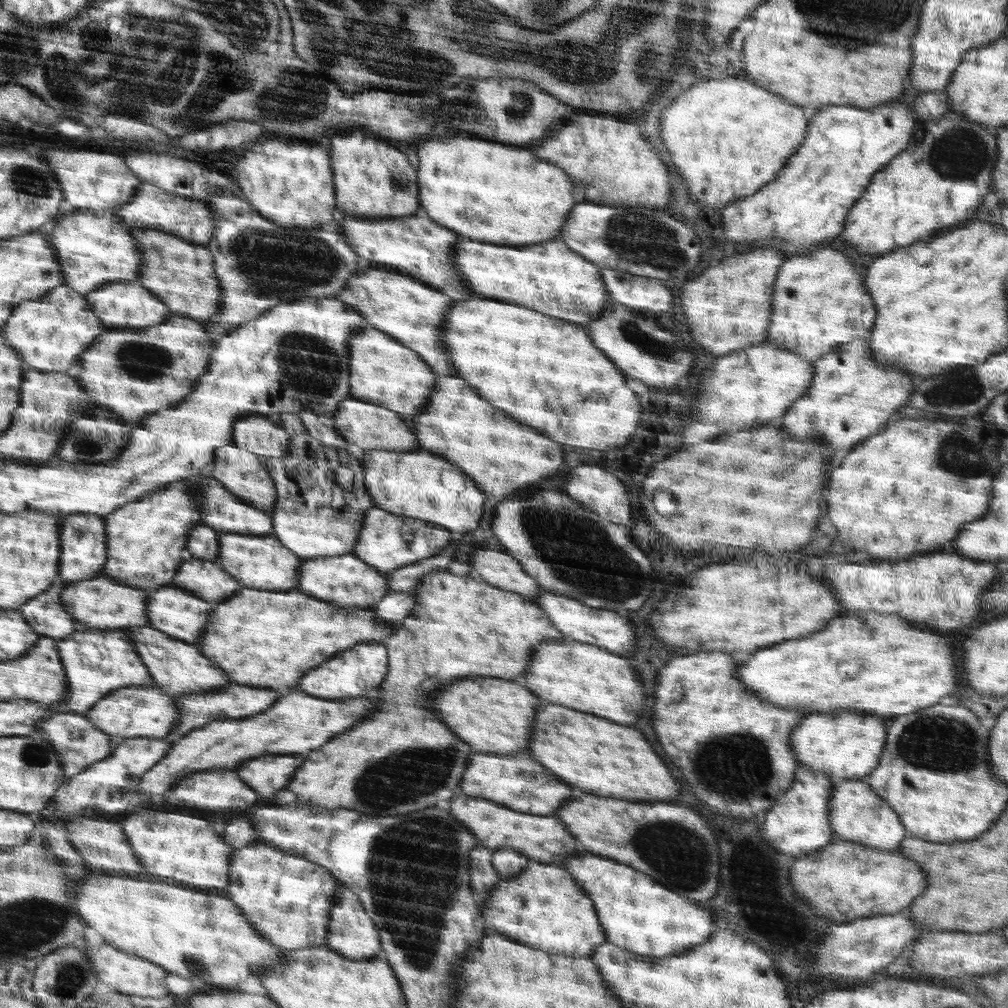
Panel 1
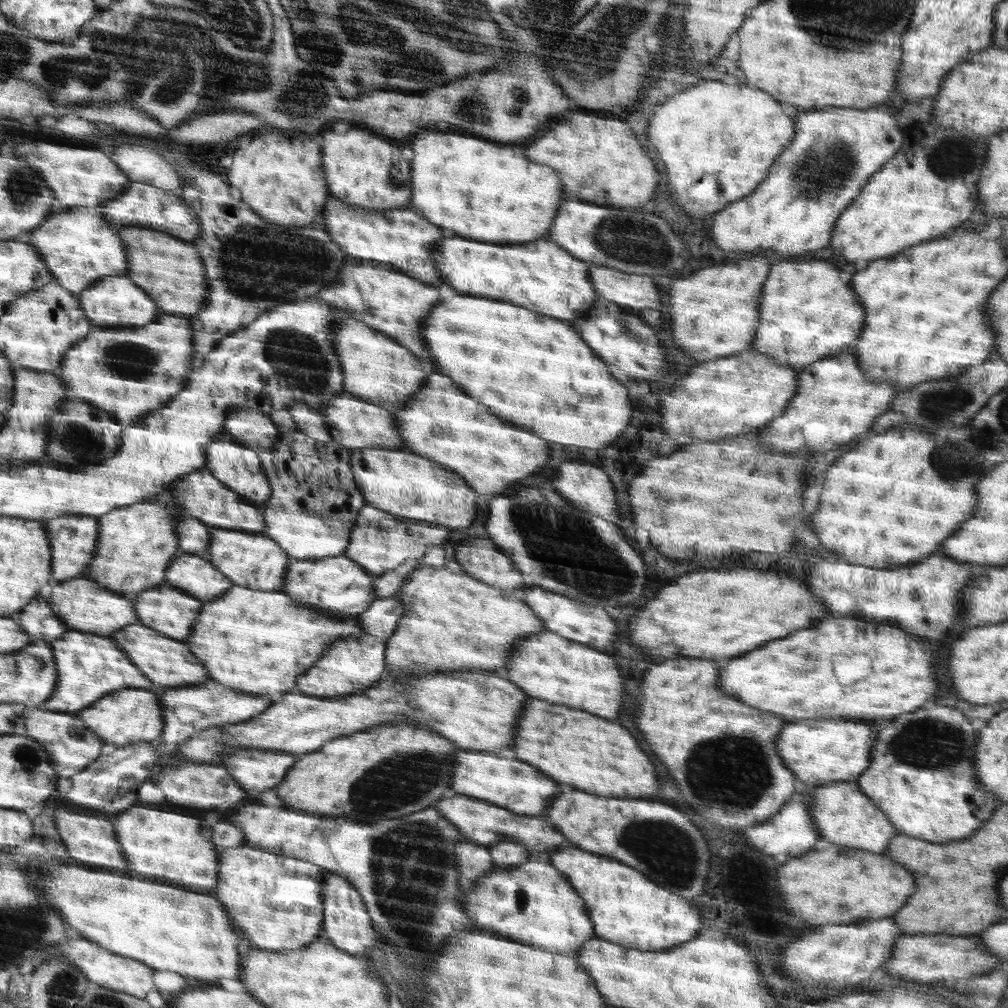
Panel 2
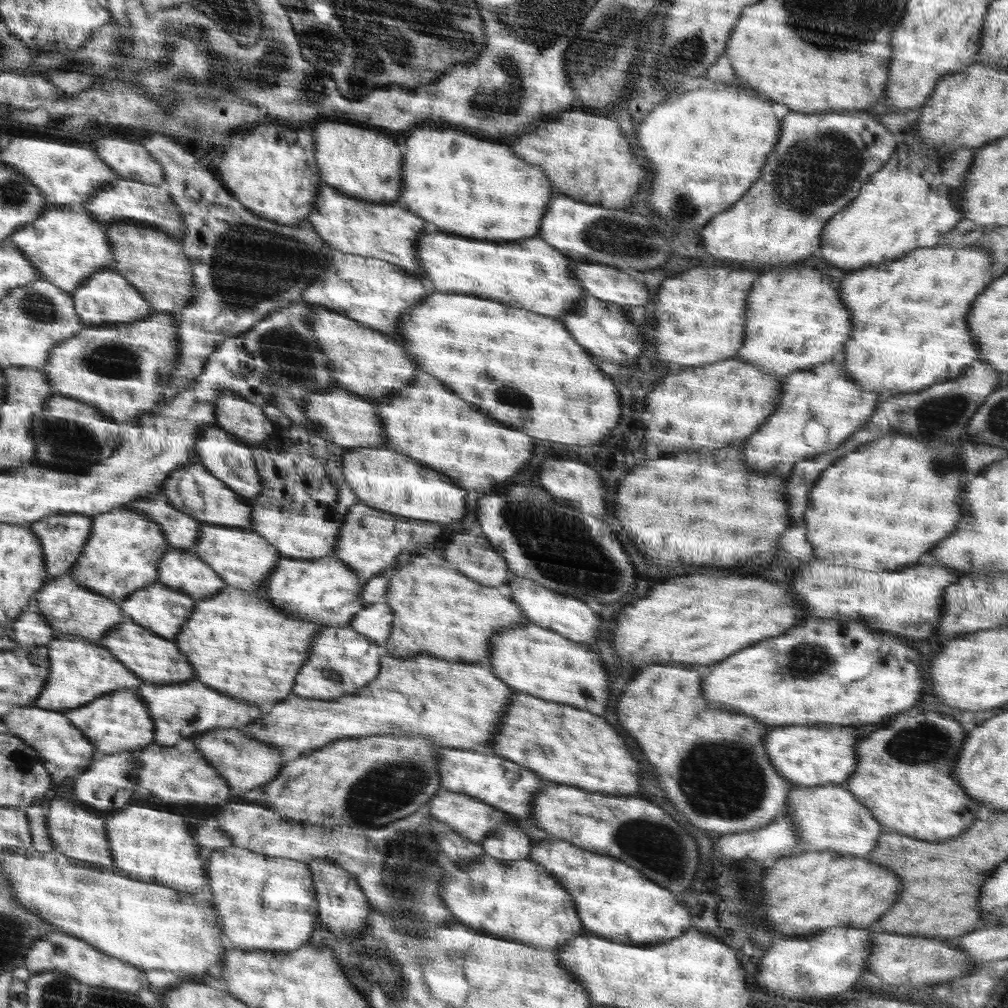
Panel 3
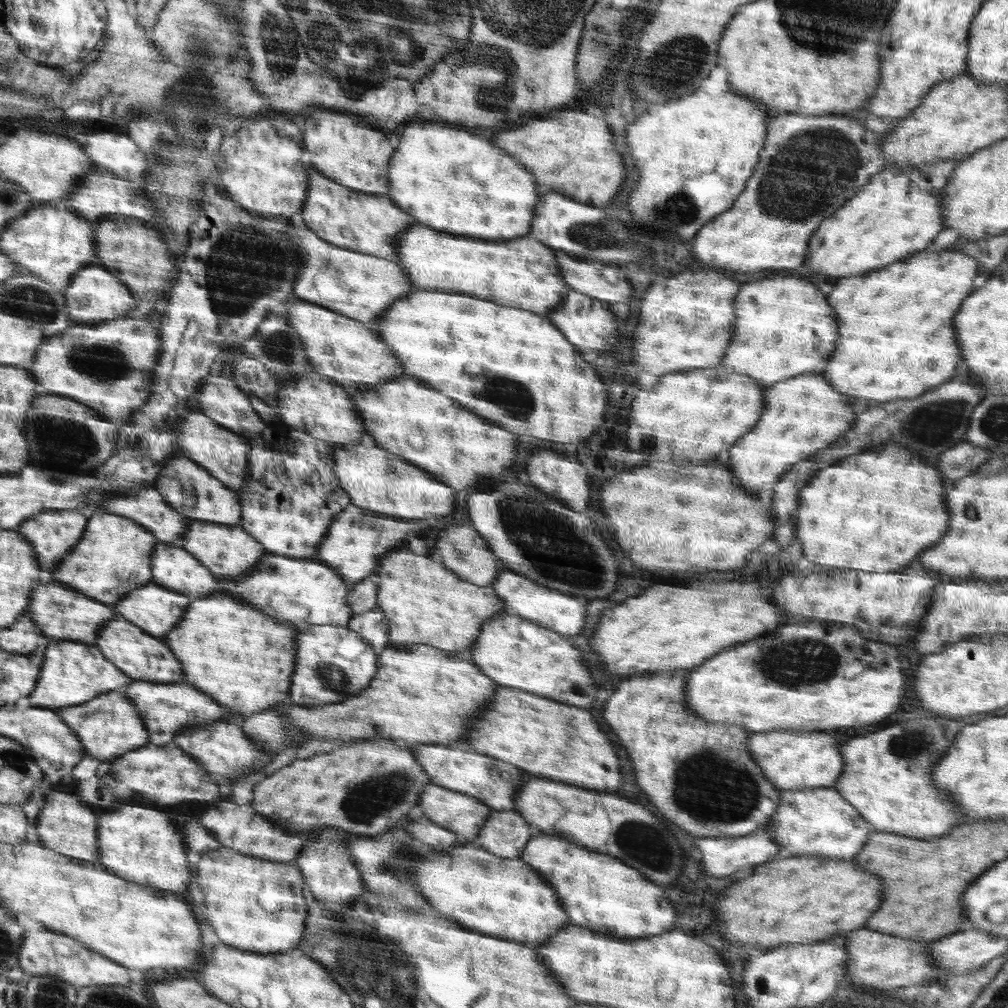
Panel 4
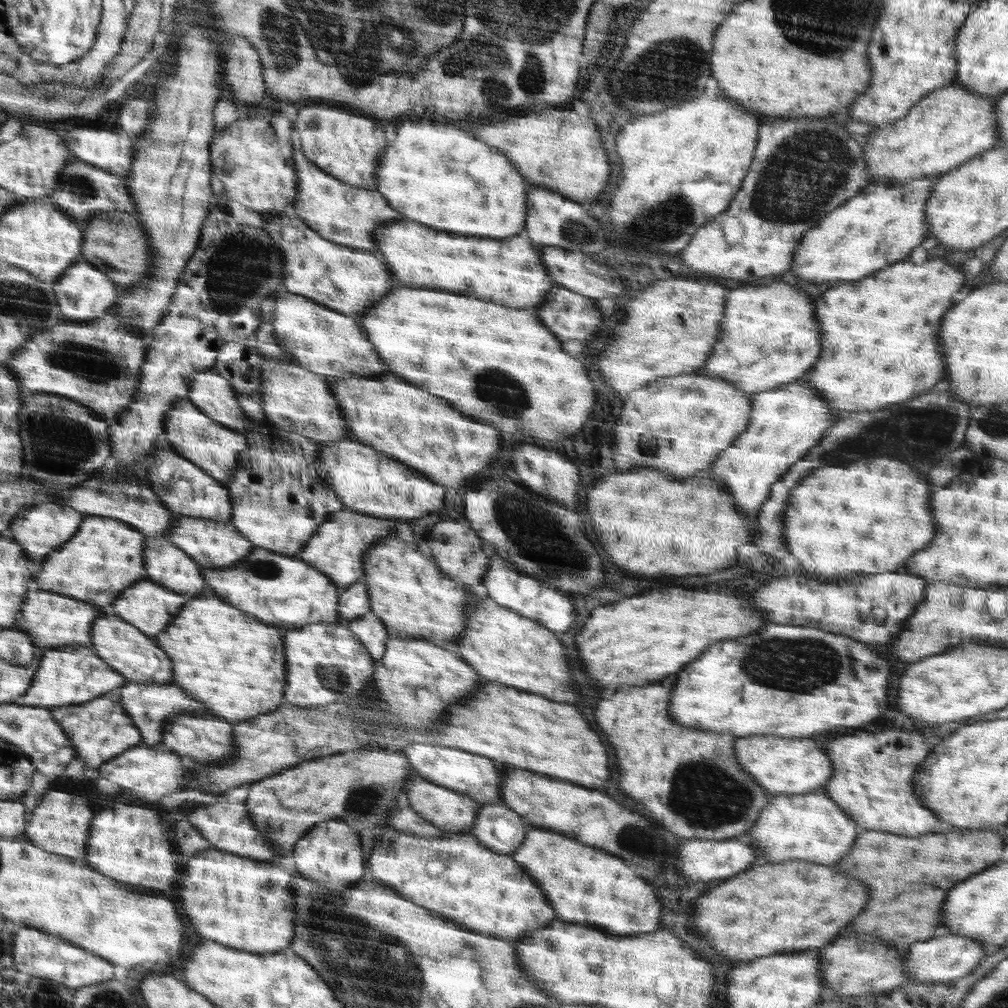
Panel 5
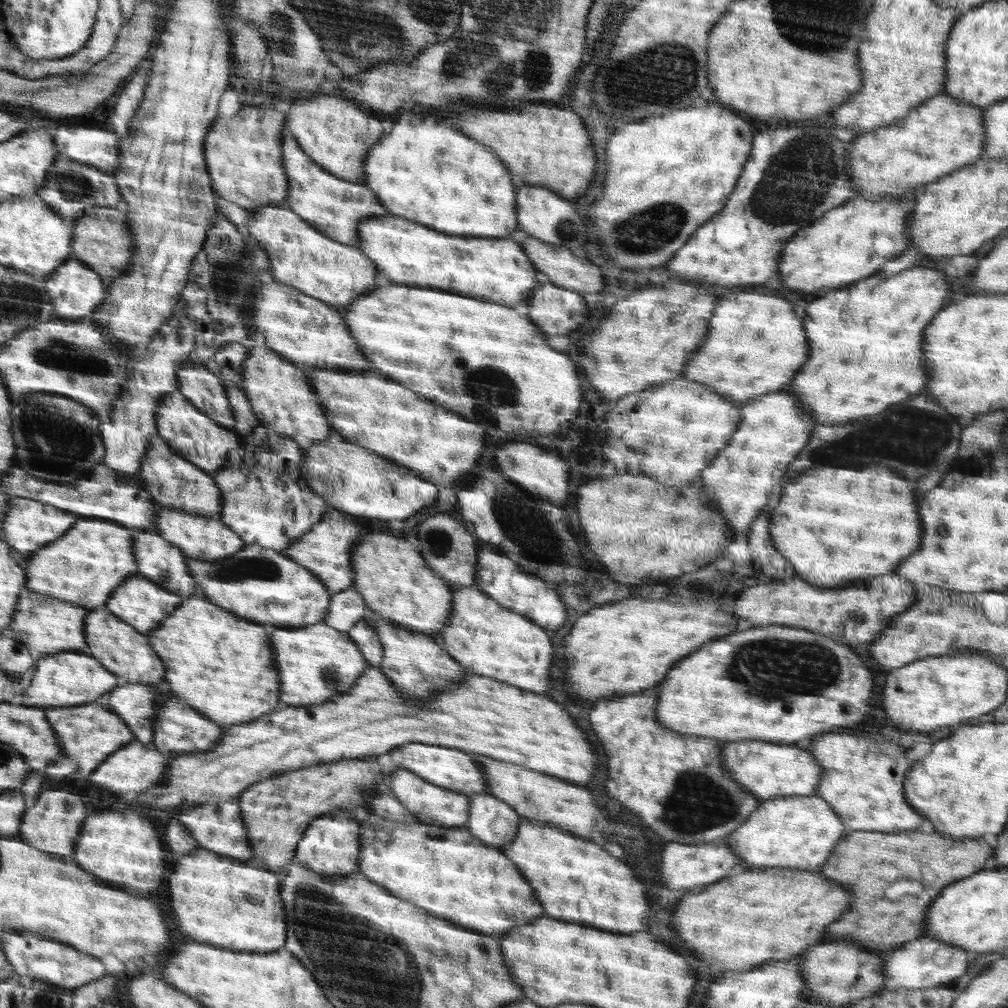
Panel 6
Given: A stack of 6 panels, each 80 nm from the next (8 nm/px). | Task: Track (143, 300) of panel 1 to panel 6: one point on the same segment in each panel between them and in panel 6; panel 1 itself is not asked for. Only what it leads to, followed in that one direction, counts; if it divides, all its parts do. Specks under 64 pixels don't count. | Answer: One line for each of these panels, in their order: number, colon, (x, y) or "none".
2: (112, 301)
3: (106, 297)
4: (96, 295)
5: (84, 293)
6: (77, 291)

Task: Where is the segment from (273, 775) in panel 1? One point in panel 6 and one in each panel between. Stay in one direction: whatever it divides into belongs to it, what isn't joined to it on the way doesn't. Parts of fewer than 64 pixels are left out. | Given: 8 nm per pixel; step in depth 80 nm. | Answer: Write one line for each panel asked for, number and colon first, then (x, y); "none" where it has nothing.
2: (255, 770)
3: (245, 763)
4: (222, 747)
5: (205, 738)
6: (179, 728)

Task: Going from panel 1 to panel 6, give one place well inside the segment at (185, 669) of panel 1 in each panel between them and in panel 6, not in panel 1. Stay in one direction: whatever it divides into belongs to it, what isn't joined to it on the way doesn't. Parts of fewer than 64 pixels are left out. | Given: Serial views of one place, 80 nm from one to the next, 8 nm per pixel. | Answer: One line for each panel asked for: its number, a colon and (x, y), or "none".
2: (168, 663)
3: (156, 660)
4: (144, 657)
5: (121, 644)
6: (121, 648)

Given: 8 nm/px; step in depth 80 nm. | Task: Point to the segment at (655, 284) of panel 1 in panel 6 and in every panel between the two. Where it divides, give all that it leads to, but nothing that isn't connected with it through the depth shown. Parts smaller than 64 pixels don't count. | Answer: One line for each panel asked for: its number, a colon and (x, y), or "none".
2: (637, 292)
3: (605, 282)
4: (595, 278)
5: (572, 270)
6: (559, 266)

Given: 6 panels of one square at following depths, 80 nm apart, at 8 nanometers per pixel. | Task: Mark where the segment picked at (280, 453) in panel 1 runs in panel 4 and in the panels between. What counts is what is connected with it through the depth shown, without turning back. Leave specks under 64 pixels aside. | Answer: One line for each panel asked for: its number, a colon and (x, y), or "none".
2: (254, 429)
3: (236, 416)
4: (220, 399)

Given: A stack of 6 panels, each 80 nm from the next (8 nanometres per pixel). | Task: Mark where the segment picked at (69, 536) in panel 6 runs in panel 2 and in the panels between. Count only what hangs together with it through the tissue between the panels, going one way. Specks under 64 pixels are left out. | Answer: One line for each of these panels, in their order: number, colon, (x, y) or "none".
2: (136, 543)
3: (123, 555)
4: (114, 557)
5: (105, 556)

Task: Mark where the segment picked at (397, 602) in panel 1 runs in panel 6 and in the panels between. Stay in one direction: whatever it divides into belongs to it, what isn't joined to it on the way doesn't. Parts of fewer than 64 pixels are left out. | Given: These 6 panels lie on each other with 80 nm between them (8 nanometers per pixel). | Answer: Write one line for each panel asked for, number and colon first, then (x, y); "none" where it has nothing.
2: (381, 618)
3: (375, 622)
4: (372, 626)
5: (369, 629)
6: (362, 633)

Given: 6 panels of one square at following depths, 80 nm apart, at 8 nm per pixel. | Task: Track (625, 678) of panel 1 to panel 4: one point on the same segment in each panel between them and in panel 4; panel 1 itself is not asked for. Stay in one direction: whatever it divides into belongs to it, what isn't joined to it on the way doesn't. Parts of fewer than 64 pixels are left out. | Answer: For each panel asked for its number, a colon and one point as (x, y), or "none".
2: (549, 667)
3: (532, 659)
4: (517, 652)

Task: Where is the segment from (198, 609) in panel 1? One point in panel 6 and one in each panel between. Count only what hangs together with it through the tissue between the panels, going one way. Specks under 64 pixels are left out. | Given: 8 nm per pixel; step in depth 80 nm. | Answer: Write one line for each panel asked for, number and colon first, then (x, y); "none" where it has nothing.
2: (165, 608)
3: (159, 608)
4: (156, 609)
5: (150, 607)
6: (143, 604)

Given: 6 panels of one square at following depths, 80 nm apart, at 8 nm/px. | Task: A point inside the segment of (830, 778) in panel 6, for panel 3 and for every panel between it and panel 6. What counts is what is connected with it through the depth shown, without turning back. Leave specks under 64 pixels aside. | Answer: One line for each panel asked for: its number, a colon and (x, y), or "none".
3: (903, 777)
4: (887, 776)
5: (872, 780)

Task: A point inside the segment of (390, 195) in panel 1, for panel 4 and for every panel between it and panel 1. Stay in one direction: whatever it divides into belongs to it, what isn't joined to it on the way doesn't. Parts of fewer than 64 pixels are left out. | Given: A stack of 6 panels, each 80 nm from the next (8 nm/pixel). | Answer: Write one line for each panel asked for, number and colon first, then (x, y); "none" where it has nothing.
2: (361, 170)
3: (361, 163)
4: (359, 158)

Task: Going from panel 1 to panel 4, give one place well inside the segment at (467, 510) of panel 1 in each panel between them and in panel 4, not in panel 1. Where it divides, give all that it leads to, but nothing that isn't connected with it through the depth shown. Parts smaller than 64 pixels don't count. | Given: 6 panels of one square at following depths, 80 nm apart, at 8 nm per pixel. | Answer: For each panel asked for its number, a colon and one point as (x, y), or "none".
2: (405, 484)
3: (383, 479)
4: (378, 480)

